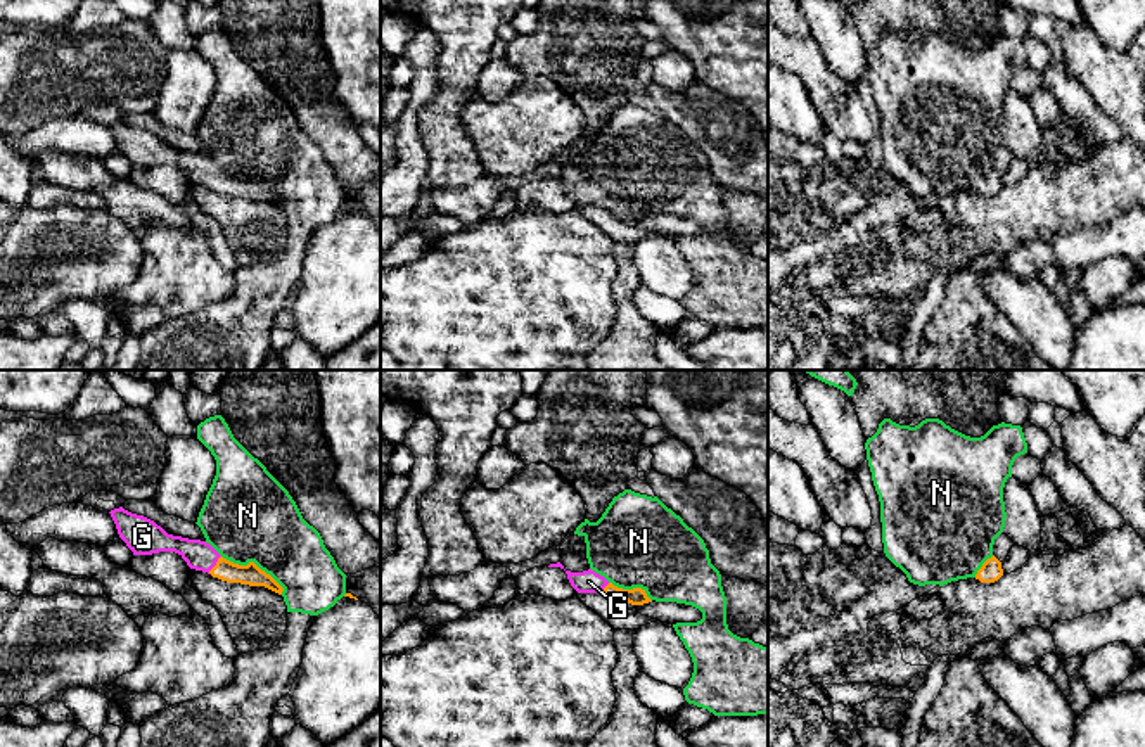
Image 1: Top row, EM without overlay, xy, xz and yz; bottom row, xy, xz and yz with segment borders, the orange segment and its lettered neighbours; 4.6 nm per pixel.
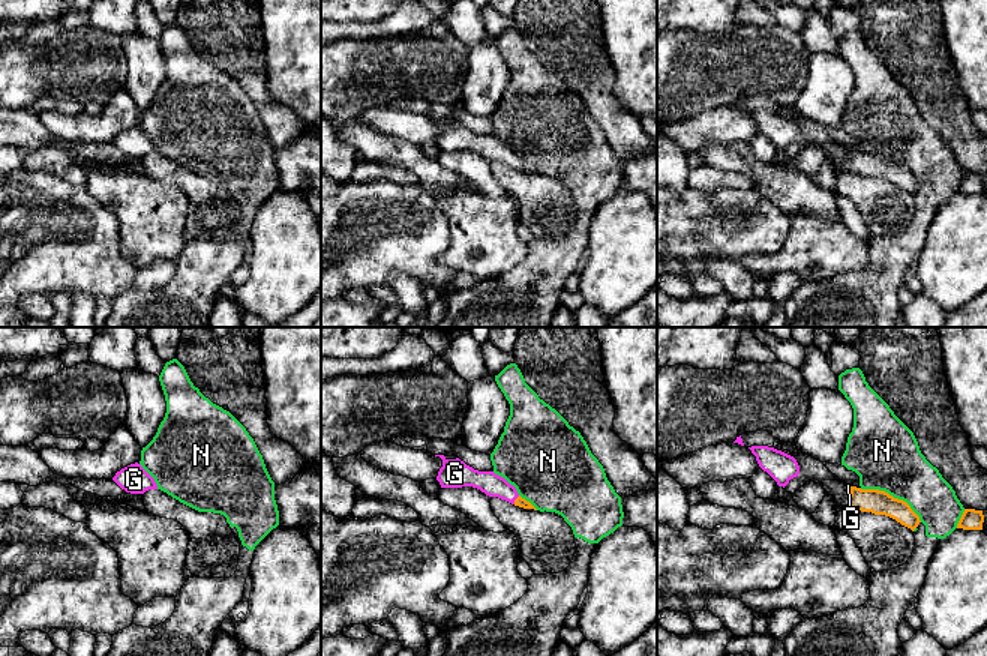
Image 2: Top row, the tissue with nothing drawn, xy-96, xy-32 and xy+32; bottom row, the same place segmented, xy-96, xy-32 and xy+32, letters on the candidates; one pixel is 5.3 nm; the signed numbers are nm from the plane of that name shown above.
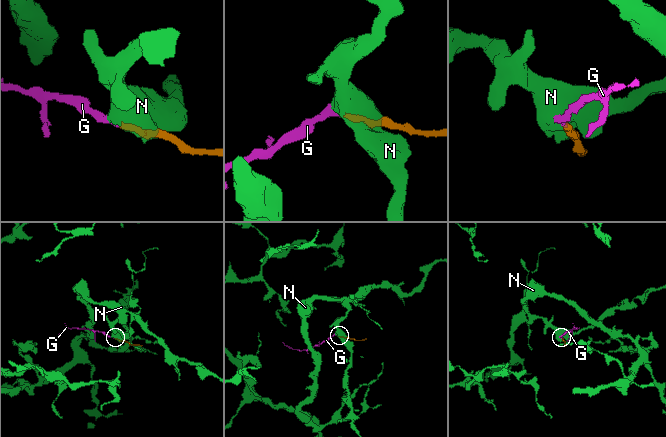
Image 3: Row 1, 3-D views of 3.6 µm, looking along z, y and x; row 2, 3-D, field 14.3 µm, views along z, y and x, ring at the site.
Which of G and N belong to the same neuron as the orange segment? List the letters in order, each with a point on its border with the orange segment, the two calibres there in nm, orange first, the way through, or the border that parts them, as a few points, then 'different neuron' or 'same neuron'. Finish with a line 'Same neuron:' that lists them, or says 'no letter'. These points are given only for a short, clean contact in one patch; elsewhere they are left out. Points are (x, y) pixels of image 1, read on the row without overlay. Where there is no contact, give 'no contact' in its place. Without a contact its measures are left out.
G: meets orange in xy at (217, 177); 100 nm thick on the orange side, 140 nm on the other; runs through xy (251, 187), (230, 185), (217, 177), (199, 168); same neuron
N: meets orange in xy at (253, 175); 100 nm thick on the orange side, 420 nm on the other; different neuron
Same neuron: G

